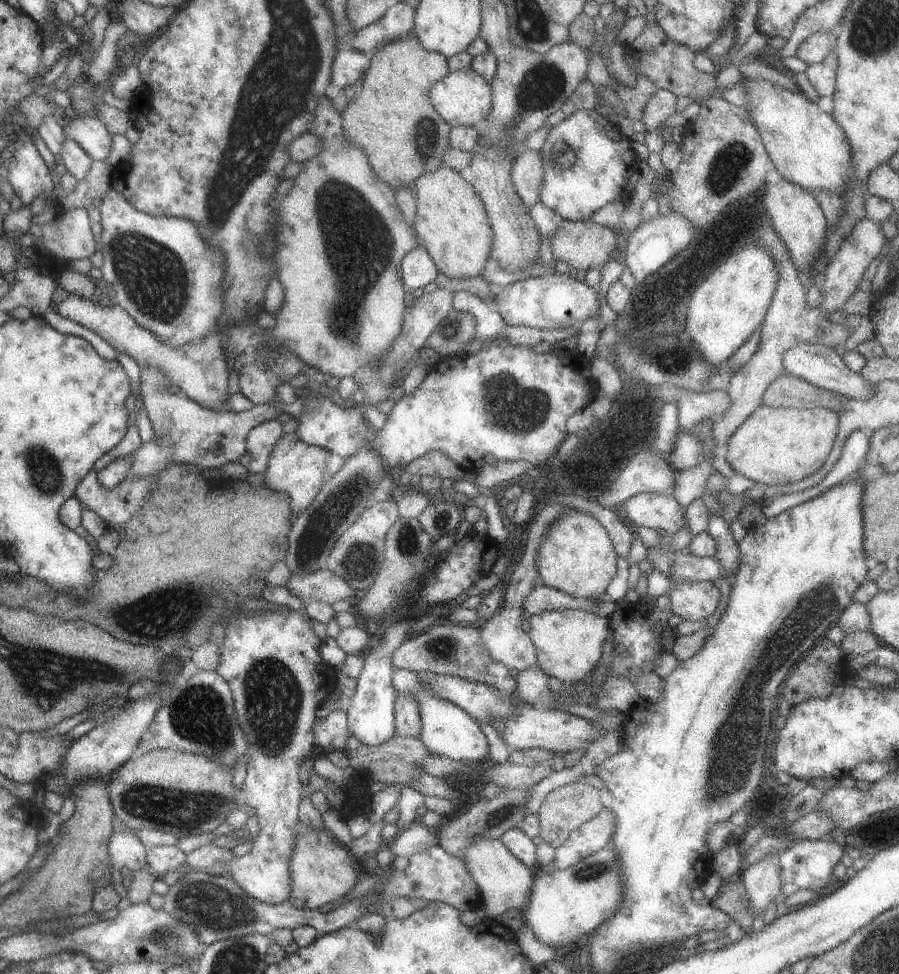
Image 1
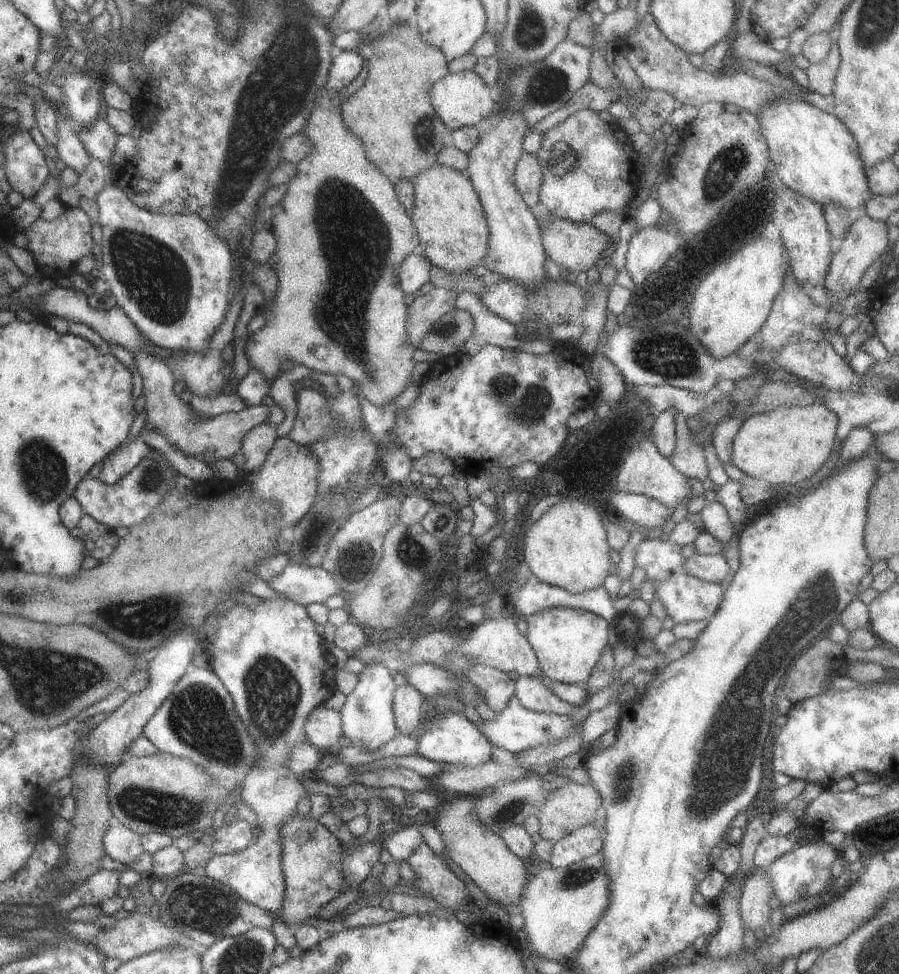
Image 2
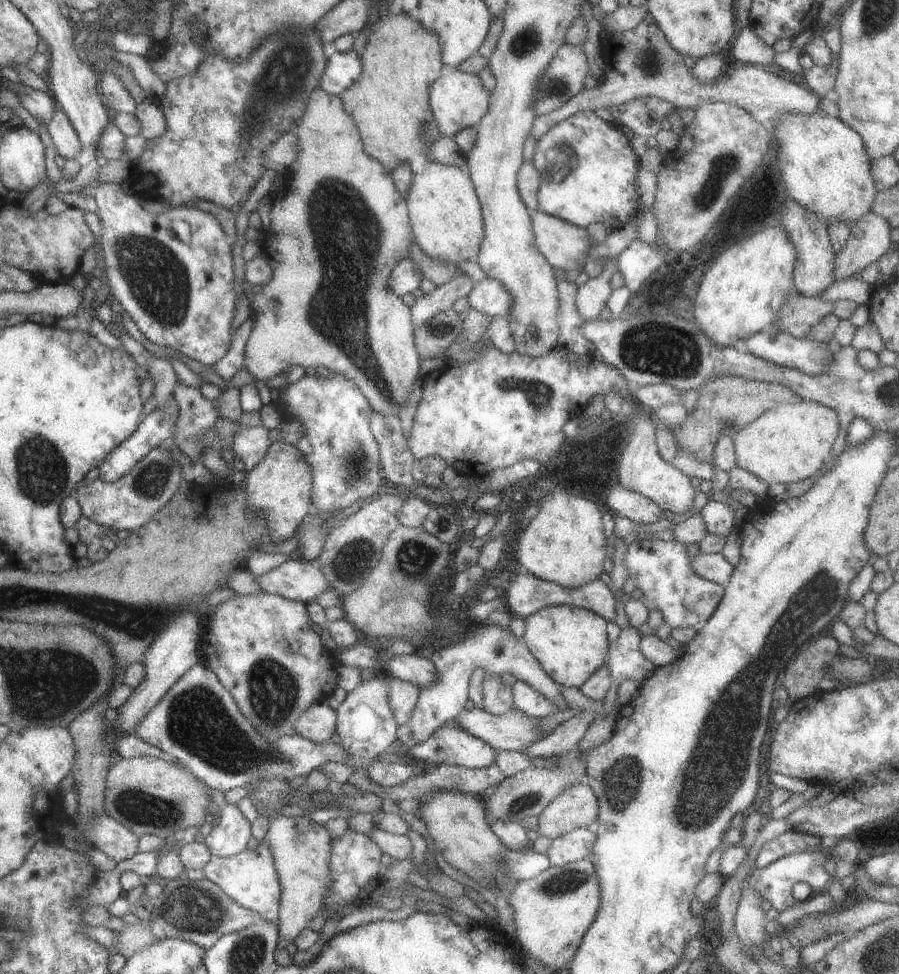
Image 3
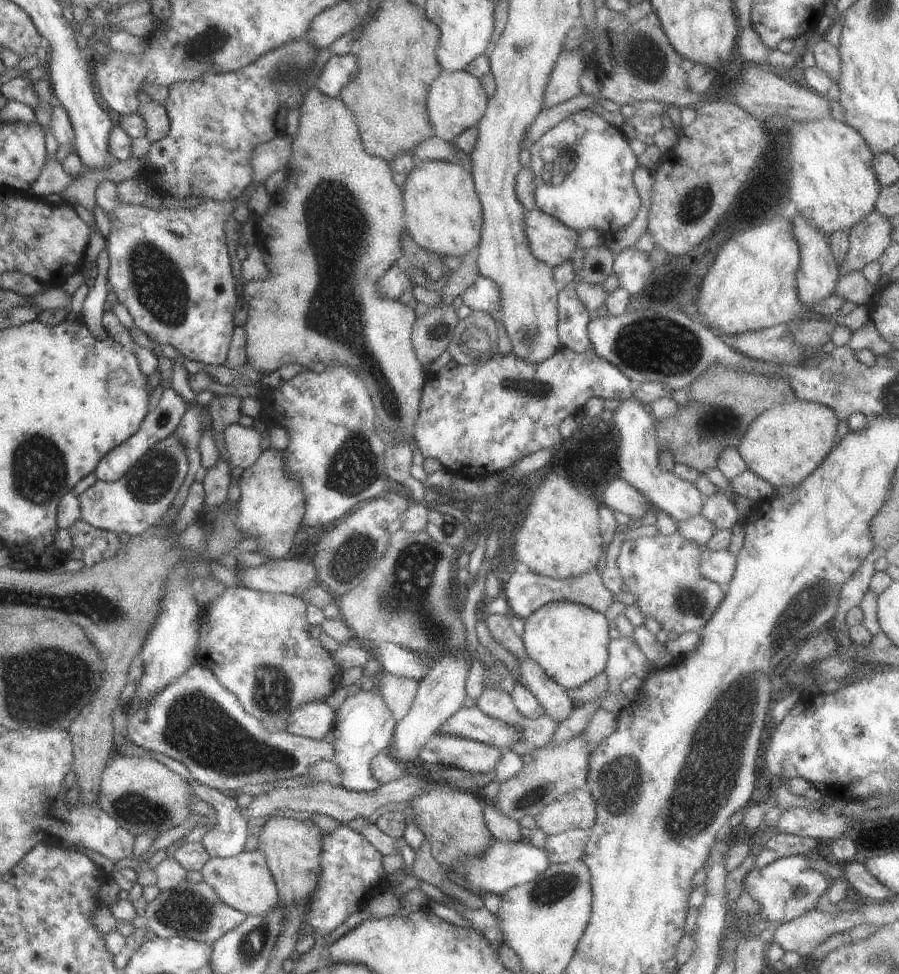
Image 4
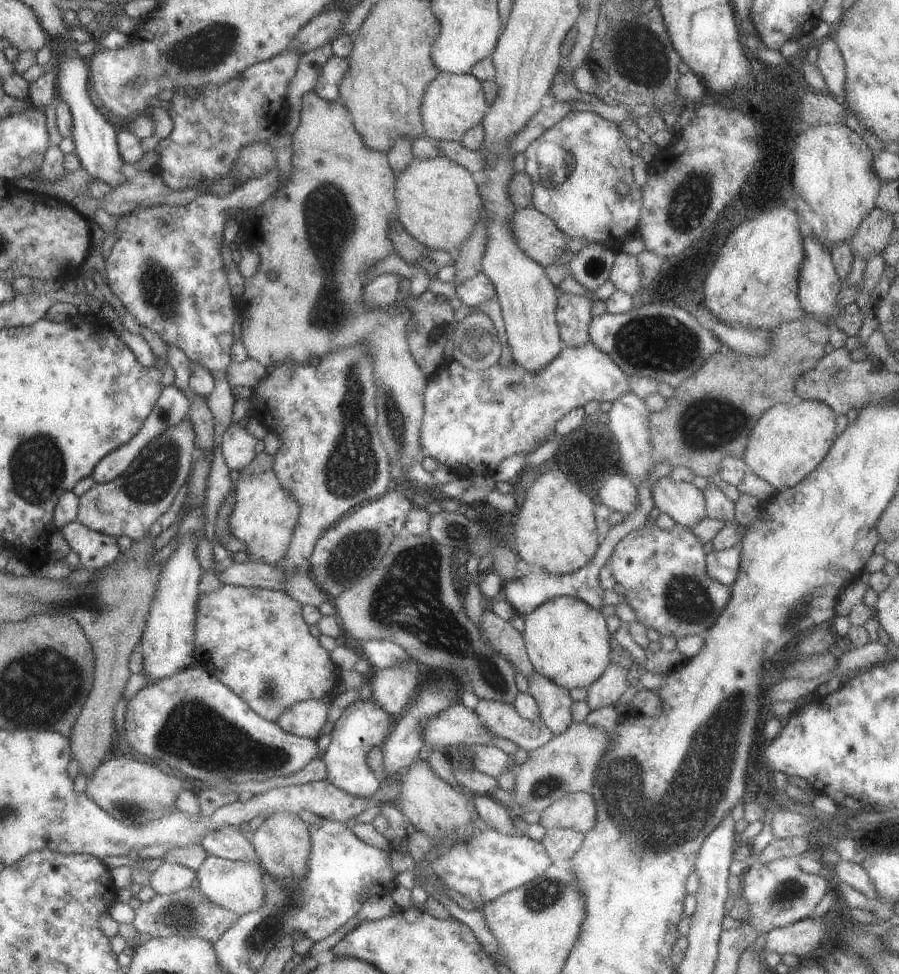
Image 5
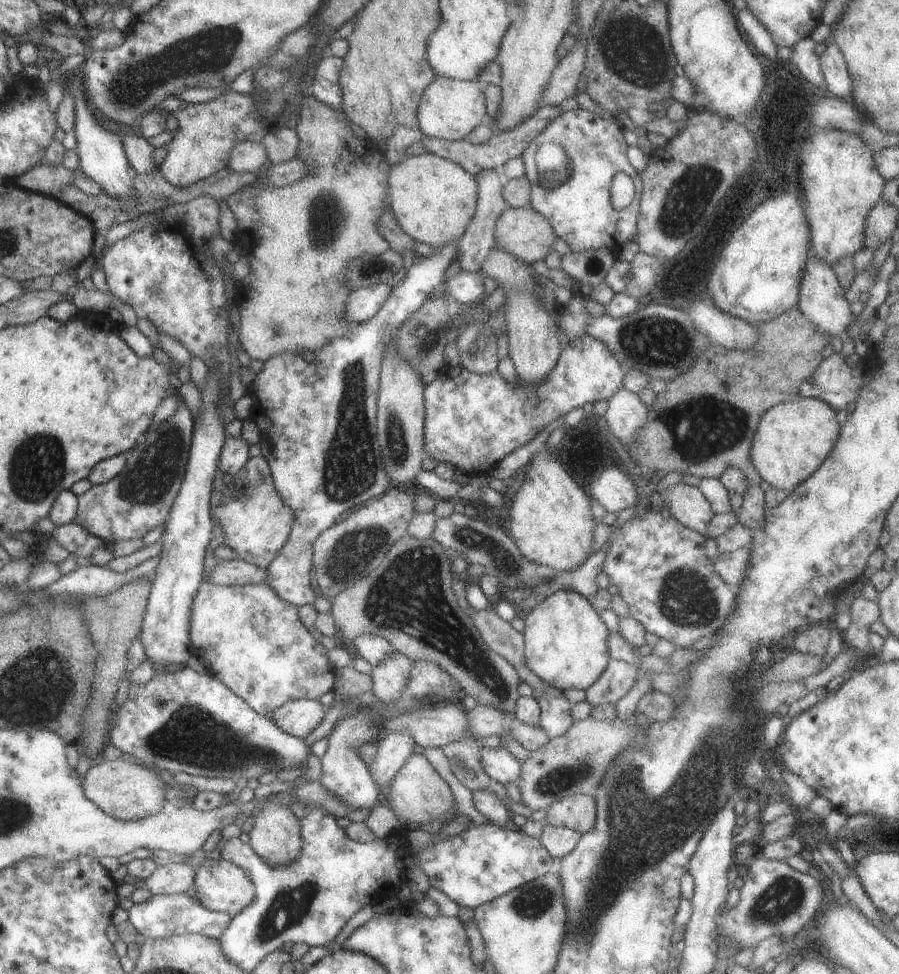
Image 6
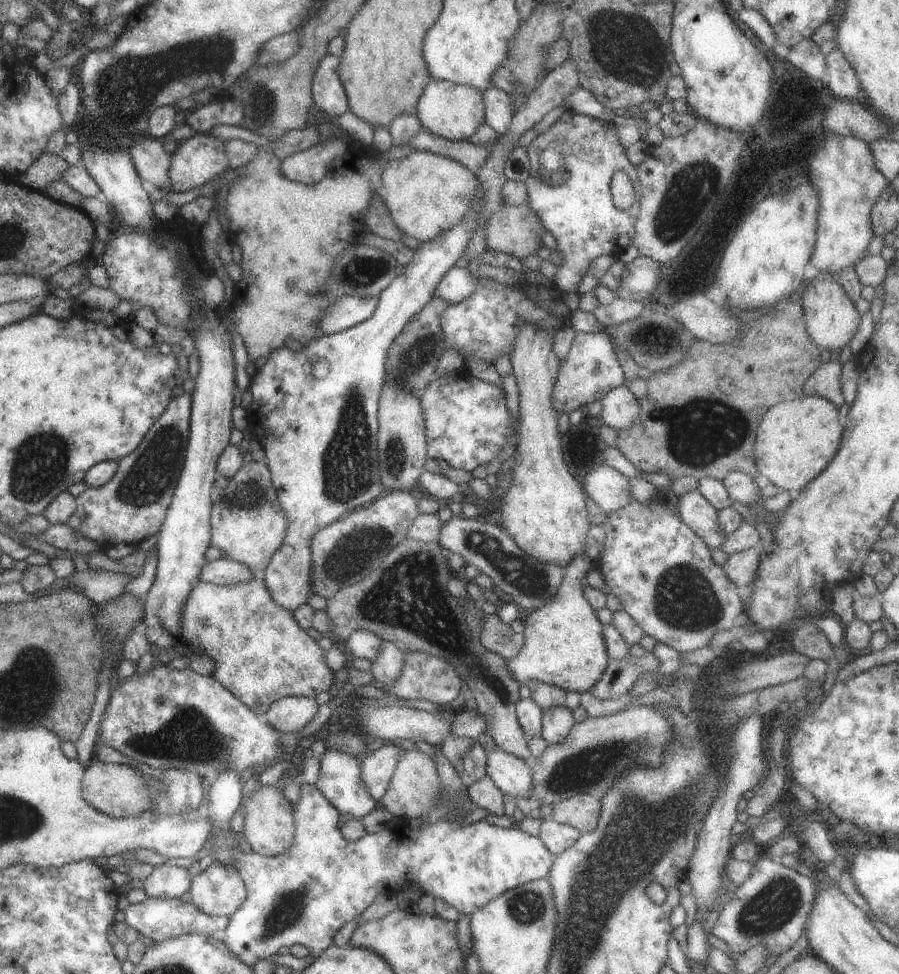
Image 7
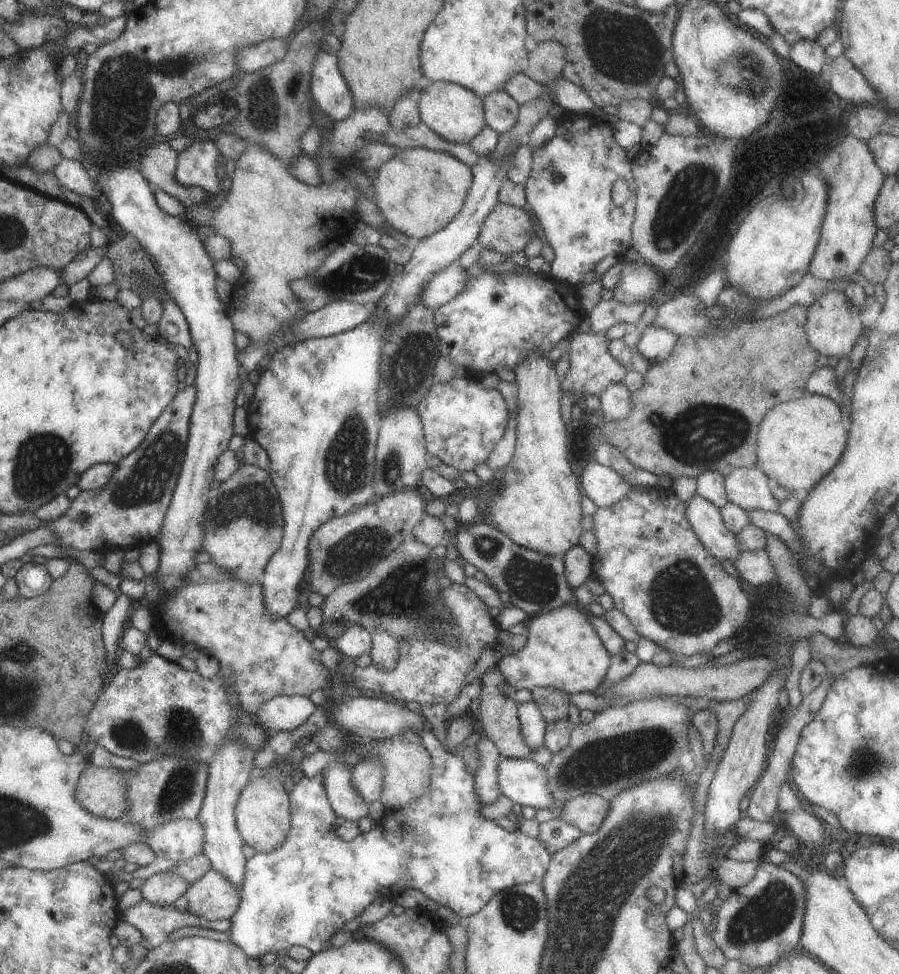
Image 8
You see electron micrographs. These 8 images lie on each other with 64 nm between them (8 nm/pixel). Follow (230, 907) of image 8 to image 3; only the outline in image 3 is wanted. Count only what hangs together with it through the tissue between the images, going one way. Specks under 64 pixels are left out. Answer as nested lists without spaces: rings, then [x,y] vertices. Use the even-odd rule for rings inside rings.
[[[263,840],[254,848],[244,848],[240,853],[230,857],[212,857],[203,867],[204,876],[236,905],[258,914],[266,921],[278,920],[281,889],[273,859]]]

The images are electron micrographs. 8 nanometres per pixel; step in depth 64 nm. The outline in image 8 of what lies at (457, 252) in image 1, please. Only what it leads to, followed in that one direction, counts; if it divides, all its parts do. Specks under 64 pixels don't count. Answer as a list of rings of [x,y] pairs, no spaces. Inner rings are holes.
[[[400,147],[396,156],[371,175],[373,198],[388,227],[423,240],[445,228],[461,212],[472,186],[470,166],[450,154],[428,148]]]

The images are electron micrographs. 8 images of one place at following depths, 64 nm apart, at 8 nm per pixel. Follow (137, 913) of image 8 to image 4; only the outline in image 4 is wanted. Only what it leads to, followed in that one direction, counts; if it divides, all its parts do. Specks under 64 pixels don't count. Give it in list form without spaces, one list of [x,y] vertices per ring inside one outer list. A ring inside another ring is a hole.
[[[187,880],[172,891],[161,891],[154,900],[147,904],[142,914],[136,914],[131,921],[135,928],[148,930],[155,937],[178,937],[184,935],[196,941],[212,944],[227,931],[233,930],[248,915],[224,905],[215,893],[202,881],[195,884]]]

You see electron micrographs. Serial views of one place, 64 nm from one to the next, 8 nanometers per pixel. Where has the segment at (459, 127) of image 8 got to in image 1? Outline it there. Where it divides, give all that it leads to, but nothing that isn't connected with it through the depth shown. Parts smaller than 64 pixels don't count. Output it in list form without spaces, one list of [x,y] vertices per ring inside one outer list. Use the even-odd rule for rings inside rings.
[[[471,67],[448,73],[432,87],[430,102],[434,110],[447,122],[451,128],[472,127],[484,120],[492,106],[492,85],[482,76],[476,74]]]

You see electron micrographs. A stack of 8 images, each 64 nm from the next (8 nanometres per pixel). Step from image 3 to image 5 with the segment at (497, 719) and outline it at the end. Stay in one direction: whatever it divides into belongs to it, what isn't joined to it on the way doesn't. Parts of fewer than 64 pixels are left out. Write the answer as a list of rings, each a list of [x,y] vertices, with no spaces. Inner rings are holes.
[[[461,702],[432,717],[423,726],[421,734],[425,744],[442,748],[456,745],[491,745],[494,738],[479,724],[473,710],[466,708]]]

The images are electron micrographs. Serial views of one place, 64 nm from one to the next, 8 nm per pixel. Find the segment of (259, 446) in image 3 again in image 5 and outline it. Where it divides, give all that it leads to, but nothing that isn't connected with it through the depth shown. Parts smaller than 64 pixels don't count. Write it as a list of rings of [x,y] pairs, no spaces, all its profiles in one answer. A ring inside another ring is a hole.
[[[231,424],[218,442],[223,464],[230,471],[240,473],[255,458],[256,443],[257,440],[244,430],[244,426]]]

